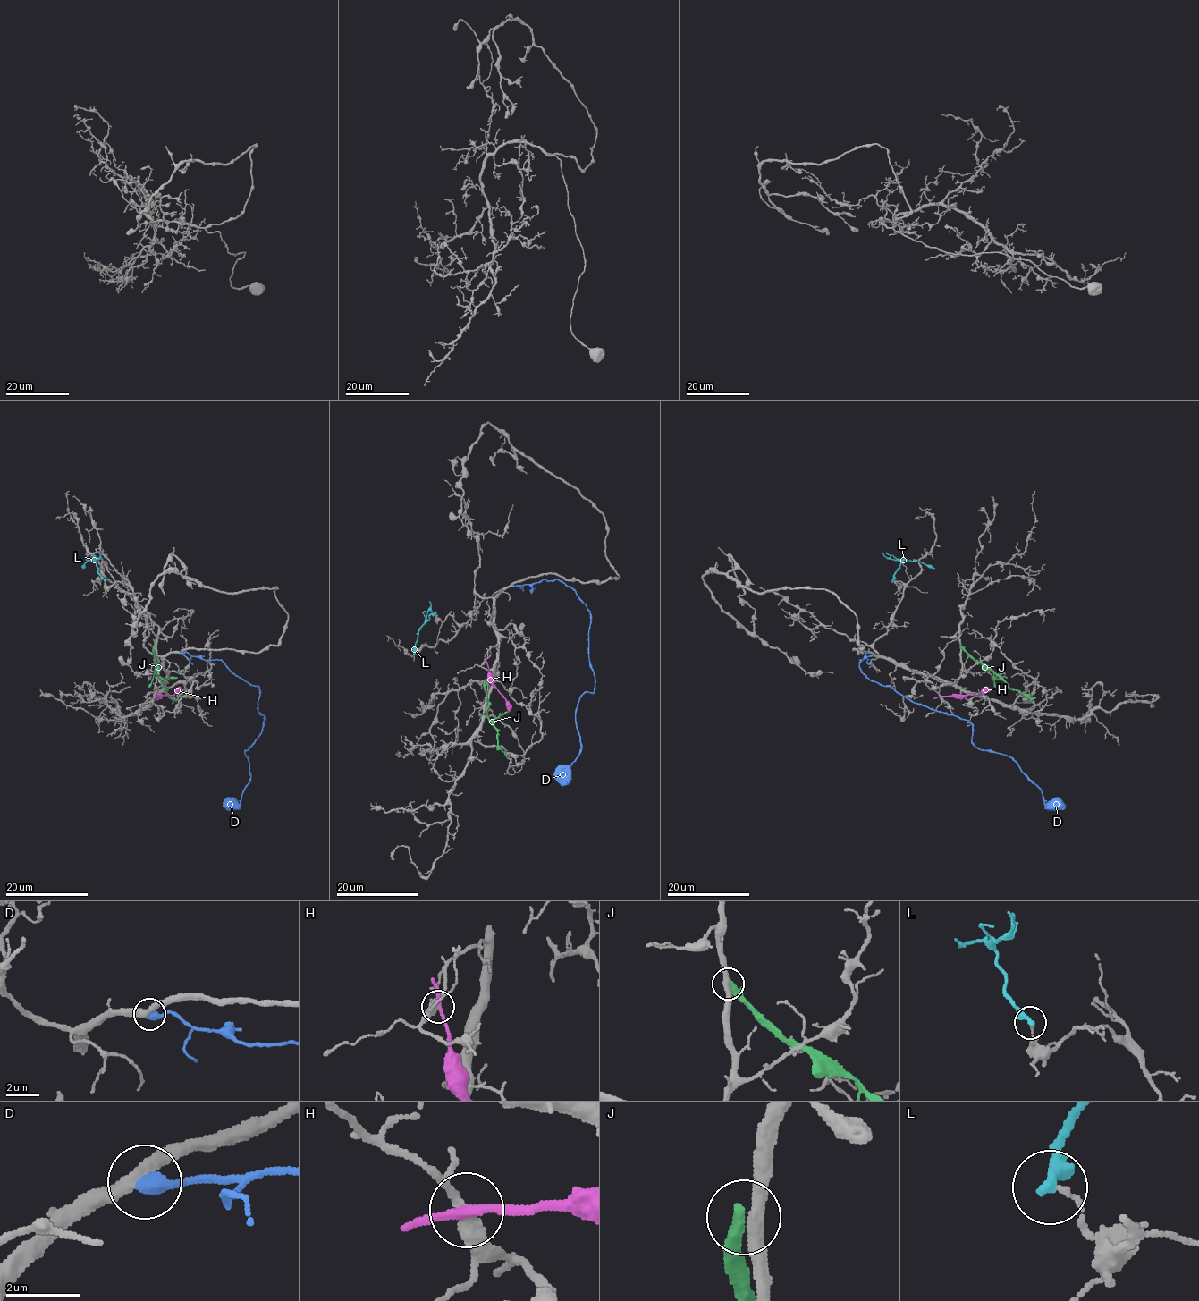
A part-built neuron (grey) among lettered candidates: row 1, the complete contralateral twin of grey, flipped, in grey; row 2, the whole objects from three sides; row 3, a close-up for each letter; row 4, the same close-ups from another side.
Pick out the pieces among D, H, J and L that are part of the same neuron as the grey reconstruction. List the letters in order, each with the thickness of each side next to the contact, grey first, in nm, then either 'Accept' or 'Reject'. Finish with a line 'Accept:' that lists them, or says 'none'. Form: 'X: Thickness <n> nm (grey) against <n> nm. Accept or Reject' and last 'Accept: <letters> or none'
D: Thickness 400 nm (grey) against 420 nm. Accept
H: Thickness 360 nm (grey) against 220 nm. Reject
J: Thickness 360 nm (grey) against 360 nm. Reject
L: Thickness 130 nm (grey) against 400 nm. Reject
Accept: D

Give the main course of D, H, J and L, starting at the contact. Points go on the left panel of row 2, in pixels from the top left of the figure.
D: (181, 652), (221, 660), (259, 687), (262, 731), (245, 752), (250, 782), (240, 803), (231, 806)
H: (155, 696), (173, 695), (178, 688)
J: (154, 646), (157, 664), (155, 673), (166, 688), (166, 693), (177, 700)
L: (105, 580), (92, 559), (83, 569)

